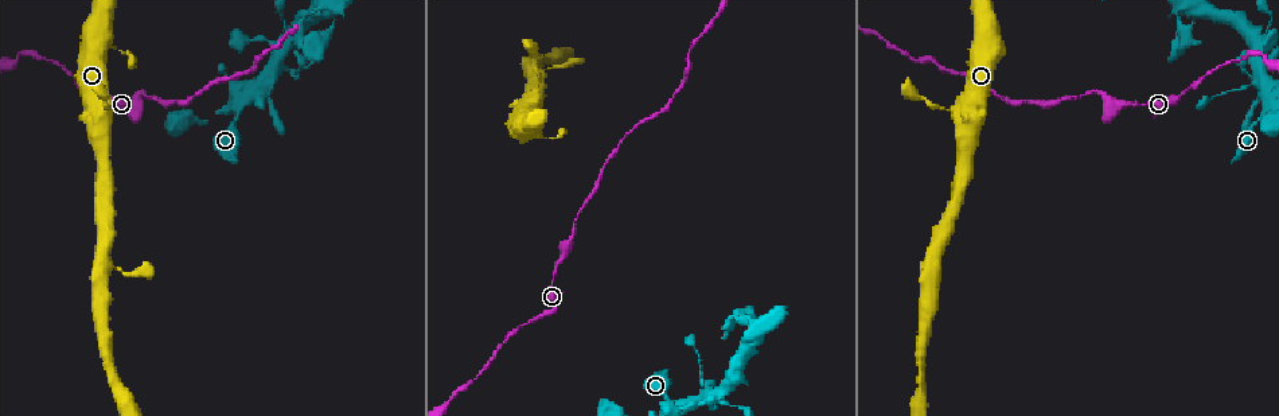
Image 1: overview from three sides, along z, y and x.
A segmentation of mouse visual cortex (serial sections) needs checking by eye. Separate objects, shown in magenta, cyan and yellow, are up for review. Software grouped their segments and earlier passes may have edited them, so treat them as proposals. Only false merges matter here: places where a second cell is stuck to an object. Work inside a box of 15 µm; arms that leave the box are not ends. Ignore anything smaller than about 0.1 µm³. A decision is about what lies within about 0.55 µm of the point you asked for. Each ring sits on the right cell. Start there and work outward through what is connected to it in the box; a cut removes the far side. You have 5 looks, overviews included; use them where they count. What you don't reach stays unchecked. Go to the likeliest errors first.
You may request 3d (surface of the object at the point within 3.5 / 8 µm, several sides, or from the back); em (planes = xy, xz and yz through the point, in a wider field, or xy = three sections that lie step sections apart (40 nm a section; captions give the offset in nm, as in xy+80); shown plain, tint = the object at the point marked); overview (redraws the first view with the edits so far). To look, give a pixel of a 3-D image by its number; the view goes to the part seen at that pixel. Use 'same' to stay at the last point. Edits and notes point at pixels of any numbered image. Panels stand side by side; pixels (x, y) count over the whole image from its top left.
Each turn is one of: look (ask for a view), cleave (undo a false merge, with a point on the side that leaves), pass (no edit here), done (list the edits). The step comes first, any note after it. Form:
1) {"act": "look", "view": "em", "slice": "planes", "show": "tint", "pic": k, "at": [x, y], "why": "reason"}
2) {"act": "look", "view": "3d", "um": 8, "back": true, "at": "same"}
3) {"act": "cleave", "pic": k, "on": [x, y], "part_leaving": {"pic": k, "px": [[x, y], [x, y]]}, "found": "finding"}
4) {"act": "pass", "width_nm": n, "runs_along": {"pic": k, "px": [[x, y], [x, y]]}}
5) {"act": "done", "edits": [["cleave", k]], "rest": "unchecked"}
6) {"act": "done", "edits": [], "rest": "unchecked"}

{"act": "look", "view": "3d", "um": 3.5, "pic": 1, "at": [1097, 91], "why": "thick turns thin"}

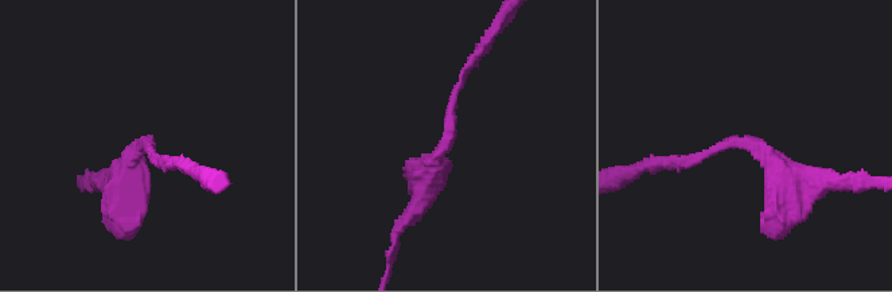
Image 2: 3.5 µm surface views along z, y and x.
{"act": "pass", "arm_widths_nm": [100, 300], "runs_along": {"pic": 2, "px": [[417, 203], [471, 58]]}, "found": "continuous, no second cell"}

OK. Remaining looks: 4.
{"act": "look", "view": "3d", "um": 3.5, "back": true, "pic": 1, "at": [242, 105], "why": "three arms meet"}

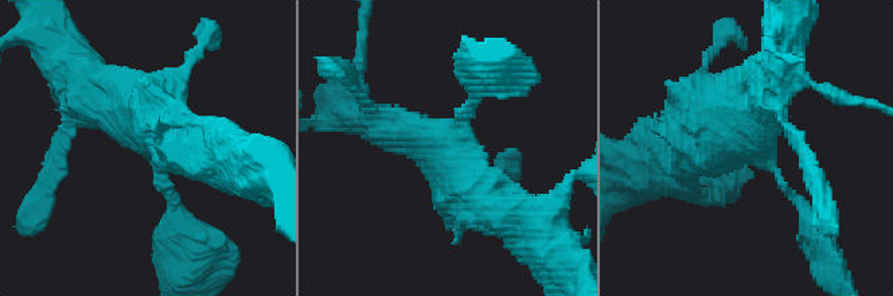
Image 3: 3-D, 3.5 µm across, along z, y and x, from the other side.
{"act": "look", "view": "em", "slice": "xy", "step": 2, "show": "tint", "pic": 3, "at": [758, 143], "arms": 3, "arm_widths_nm": [150, 400, 450], "why": "need the tissue"}

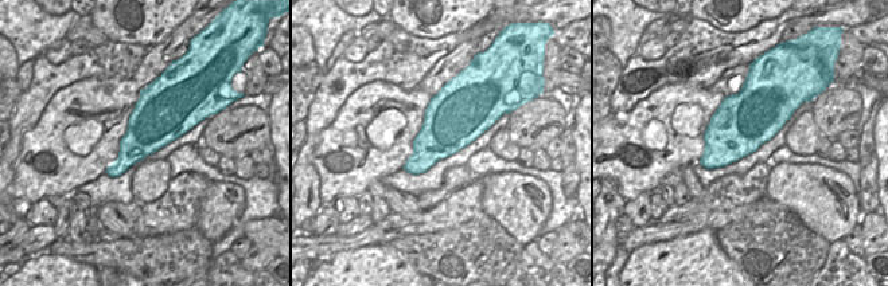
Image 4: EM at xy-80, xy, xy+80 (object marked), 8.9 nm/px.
{"act": "look", "view": "em", "slice": "xy", "step": 5, "show": "tint", "at": "same"}

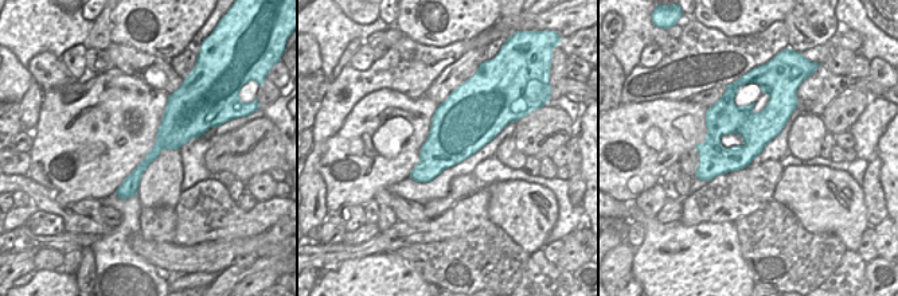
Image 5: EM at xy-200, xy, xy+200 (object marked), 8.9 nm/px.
{"act": "pass", "runs_along": {"pic": 5, "px": [[172, 102], [172, 132], [121, 194]]}, "found": "all the same cell"}

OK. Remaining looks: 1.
{"act": "done", "edits": [], "rest": "unchecked"}

